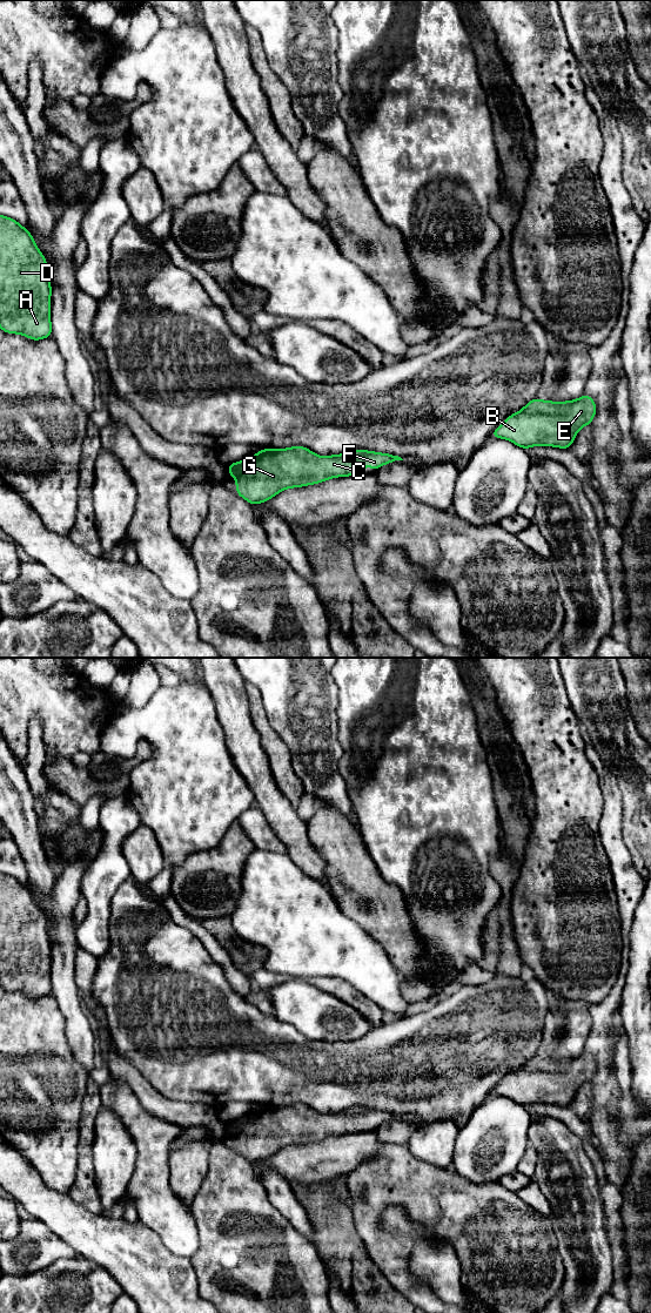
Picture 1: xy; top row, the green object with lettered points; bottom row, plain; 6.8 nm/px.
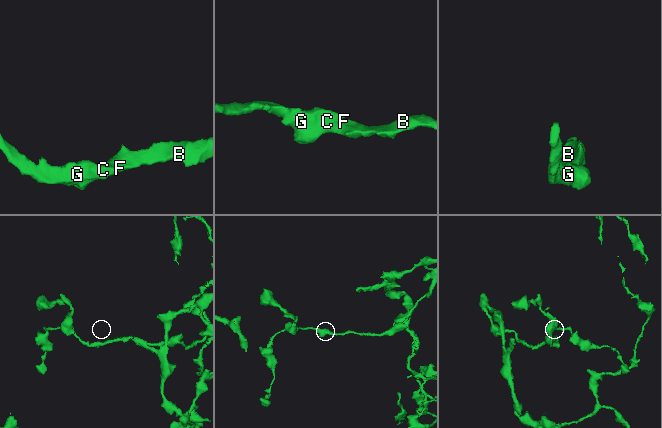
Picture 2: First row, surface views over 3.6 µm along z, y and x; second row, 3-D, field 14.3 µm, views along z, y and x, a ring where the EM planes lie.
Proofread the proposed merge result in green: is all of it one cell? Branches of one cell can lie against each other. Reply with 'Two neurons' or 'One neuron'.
One neuron

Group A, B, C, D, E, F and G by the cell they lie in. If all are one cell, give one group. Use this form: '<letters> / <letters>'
A B C D E F G

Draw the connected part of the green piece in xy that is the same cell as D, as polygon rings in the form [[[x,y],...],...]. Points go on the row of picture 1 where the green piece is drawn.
[[[0,215],[0,329],[33,341],[52,336],[47,261],[29,231]]]

